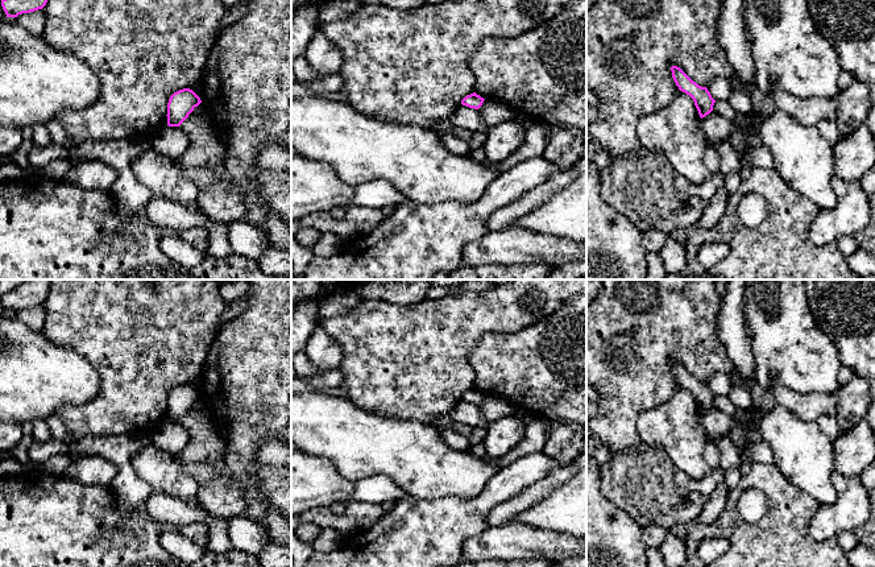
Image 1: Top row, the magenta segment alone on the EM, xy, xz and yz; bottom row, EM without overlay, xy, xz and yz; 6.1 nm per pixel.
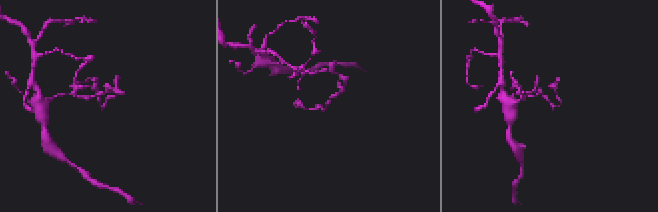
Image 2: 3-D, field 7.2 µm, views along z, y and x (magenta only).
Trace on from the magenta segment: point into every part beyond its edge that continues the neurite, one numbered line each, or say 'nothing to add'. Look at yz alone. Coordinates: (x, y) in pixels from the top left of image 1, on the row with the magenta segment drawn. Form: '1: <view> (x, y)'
nothing to add

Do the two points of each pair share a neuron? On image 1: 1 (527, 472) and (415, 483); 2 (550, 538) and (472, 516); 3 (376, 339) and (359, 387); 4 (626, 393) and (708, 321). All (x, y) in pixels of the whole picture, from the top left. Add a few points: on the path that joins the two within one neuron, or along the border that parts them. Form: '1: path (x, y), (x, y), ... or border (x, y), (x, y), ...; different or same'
1: border (502, 467), (472, 497); different
2: border (488, 526), (461, 545); different
3: path (376, 351), (376, 369), (370, 375); same
4: path (646, 373), (688, 331); same

